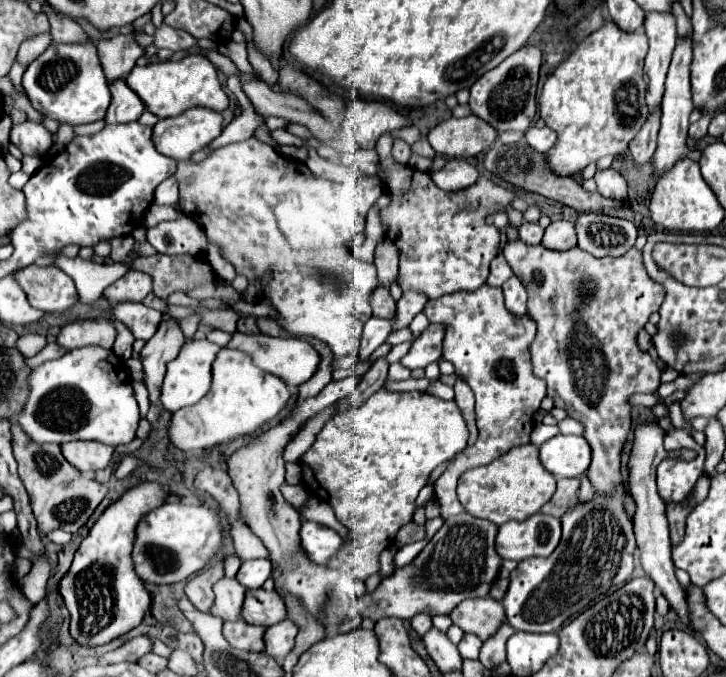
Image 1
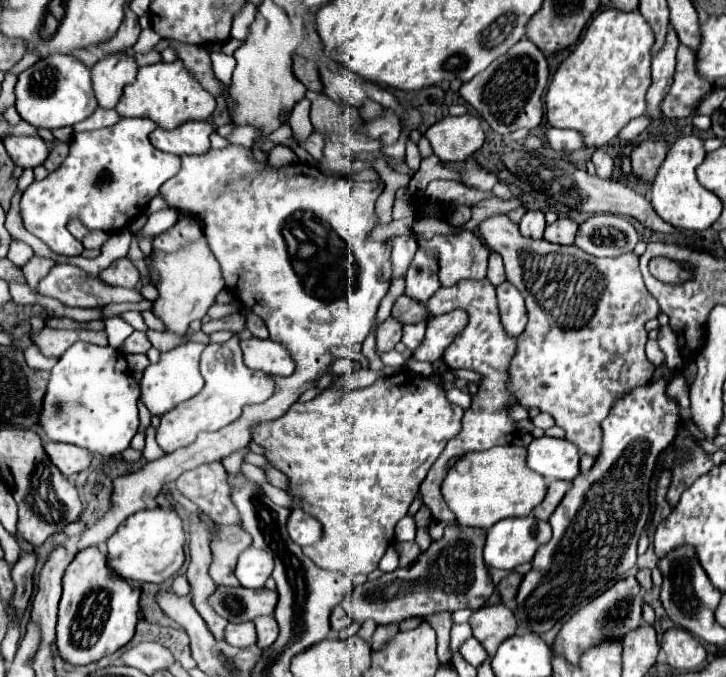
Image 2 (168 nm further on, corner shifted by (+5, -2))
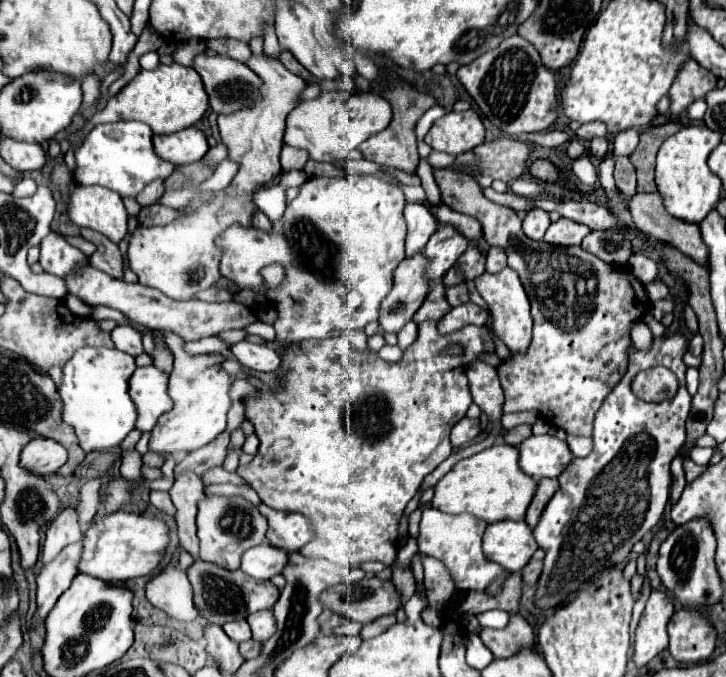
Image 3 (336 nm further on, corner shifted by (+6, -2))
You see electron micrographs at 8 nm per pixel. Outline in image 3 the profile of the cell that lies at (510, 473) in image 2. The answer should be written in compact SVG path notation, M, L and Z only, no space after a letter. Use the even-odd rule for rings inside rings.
M494 443L492 447L458 461L434 487L432 507L450 515L470 513L486 523L504 519L522 521L530 499L536 493L536 479L526 475L518 465L518 449L506 443Z

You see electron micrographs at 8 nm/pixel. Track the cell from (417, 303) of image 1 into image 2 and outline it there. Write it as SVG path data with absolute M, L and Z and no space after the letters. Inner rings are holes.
M419 249L407 271L407 295L415 297L417 301L429 301L431 295L441 287L437 271L439 267L435 255Z

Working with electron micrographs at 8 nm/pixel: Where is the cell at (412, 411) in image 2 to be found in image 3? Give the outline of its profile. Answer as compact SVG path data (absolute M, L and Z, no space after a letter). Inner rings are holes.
M424 321L418 327L418 339L416 343L404 351L404 357L400 363L386 363L382 359L376 357L376 353L356 353L348 341L344 339L324 339L324 341L304 341L300 343L302 349L300 351L280 351L282 353L282 367L276 373L256 373L258 379L262 379L264 383L268 383L270 387L276 389L276 393L268 395L258 391L258 397L252 395L246 401L246 419L254 425L254 431L260 439L260 453L258 457L244 465L238 467L238 475L260 495L262 503L272 507L272 509L280 509L280 511L294 511L294 513L302 513L304 517L310 519L314 533L314 539L304 545L300 549L300 553L304 557L312 557L312 559L326 559L334 565L342 565L342 567L350 567L350 569L358 569L362 567L362 563L366 561L380 561L384 565L392 565L398 553L398 545L396 545L396 533L398 533L398 521L408 505L408 501L414 497L414 493L420 489L426 473L432 473L450 453L452 453L452 445L450 445L450 429L454 427L456 421L460 421L468 409L468 405L472 403L472 395L468 389L468 379L466 379L466 361L464 359L476 359L478 353L486 351L494 351L492 339L488 335L486 327L476 327L476 325L468 325L452 335L438 335L436 331L436 323L434 321ZM450 343L460 343L464 347L464 357L462 359L454 359L454 357L442 357L440 351L446 349Z

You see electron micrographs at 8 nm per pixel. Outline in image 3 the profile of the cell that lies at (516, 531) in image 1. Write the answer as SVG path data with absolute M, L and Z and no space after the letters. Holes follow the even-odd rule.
M500 521L488 525L482 547L490 561L500 563L510 573L520 571L538 549L526 521Z

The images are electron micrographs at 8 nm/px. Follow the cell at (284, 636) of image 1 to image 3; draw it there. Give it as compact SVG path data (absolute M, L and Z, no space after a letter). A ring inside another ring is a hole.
M270 609L266 611L258 611L258 613L252 613L248 617L248 623L252 627L252 639L254 641L266 641L274 635L274 629L276 629L276 621L274 621L274 615Z

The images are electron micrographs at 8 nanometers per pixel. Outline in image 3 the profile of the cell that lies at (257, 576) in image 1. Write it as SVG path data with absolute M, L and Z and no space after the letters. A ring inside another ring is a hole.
M260 543L256 547L250 547L242 555L240 569L258 581L266 581L278 575L280 569L286 565L286 561L288 561L286 551L272 547L270 543Z

